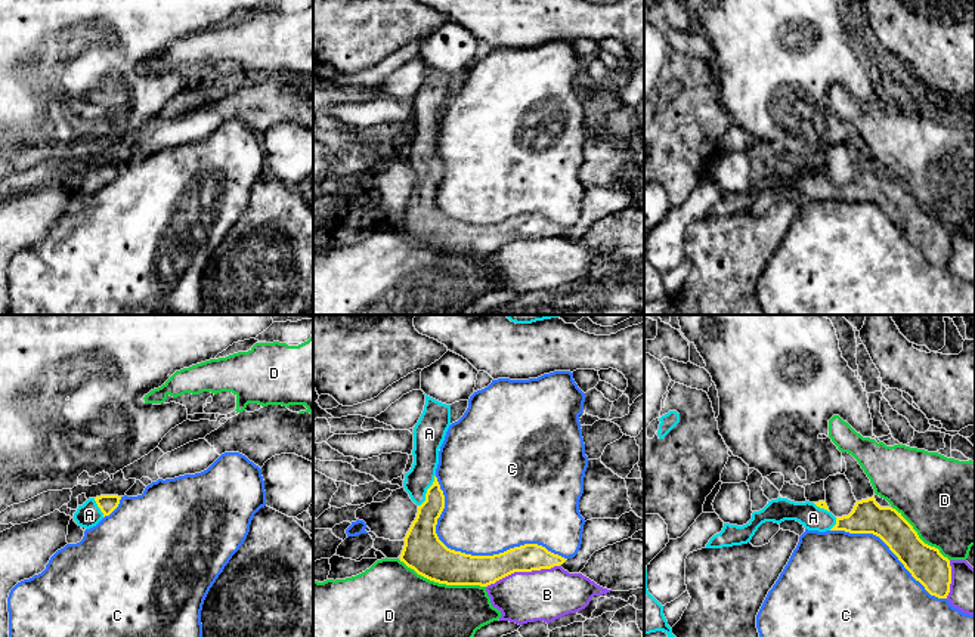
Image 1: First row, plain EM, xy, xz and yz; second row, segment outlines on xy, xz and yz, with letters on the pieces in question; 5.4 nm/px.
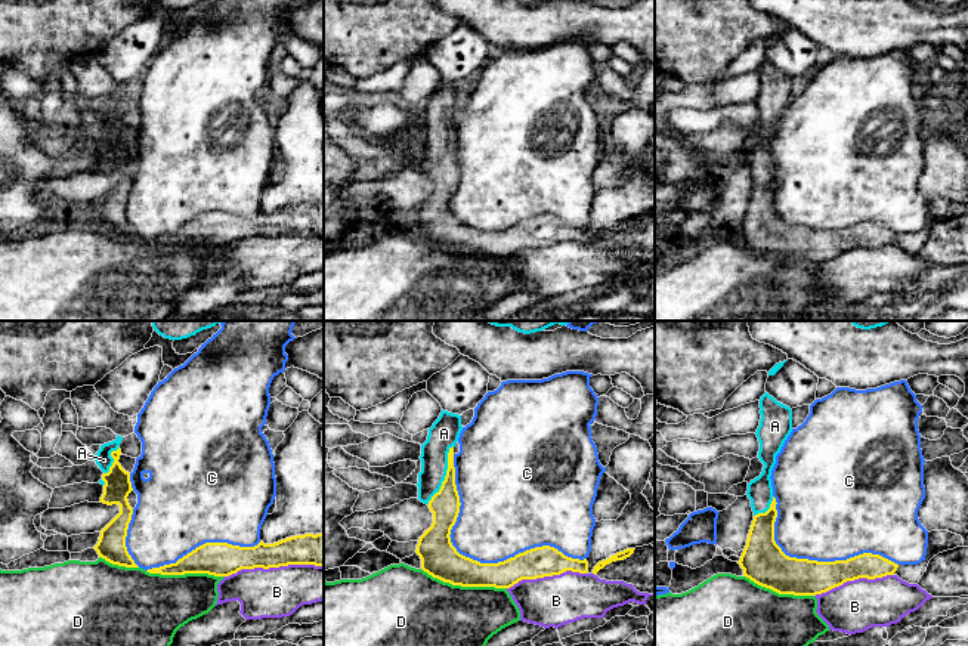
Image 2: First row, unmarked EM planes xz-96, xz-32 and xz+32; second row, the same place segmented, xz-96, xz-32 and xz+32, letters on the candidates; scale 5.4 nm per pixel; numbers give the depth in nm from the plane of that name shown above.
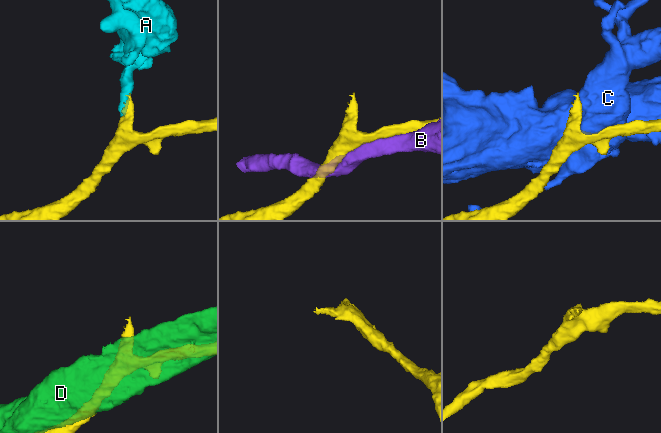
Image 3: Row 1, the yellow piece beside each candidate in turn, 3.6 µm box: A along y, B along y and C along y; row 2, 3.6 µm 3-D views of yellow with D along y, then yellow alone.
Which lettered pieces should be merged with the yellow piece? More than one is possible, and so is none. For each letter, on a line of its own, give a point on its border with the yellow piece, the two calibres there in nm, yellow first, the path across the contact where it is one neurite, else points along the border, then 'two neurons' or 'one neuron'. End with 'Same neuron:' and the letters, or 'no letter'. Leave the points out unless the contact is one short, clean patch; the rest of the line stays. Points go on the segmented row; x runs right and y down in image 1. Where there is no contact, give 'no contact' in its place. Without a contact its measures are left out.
A: meets yellow in xz at (427, 491); 160 nm thick on the yellow side, 150 nm on the other; runs through xz (421, 535), (427, 516), (427, 491), (421, 485), (420, 478); one neuron
B: meets yellow in xz at (522, 571); 160 nm thick on the yellow side, 280 nm on the other; two neurons
C: meets yellow in xz at (470, 554); 220 nm thick on the yellow side, 460 nm on the other; two neurons
D: meets yellow in xz at (442, 583); 220 nm thick on the yellow side, 360 nm on the other; two neurons
Same neuron: A

